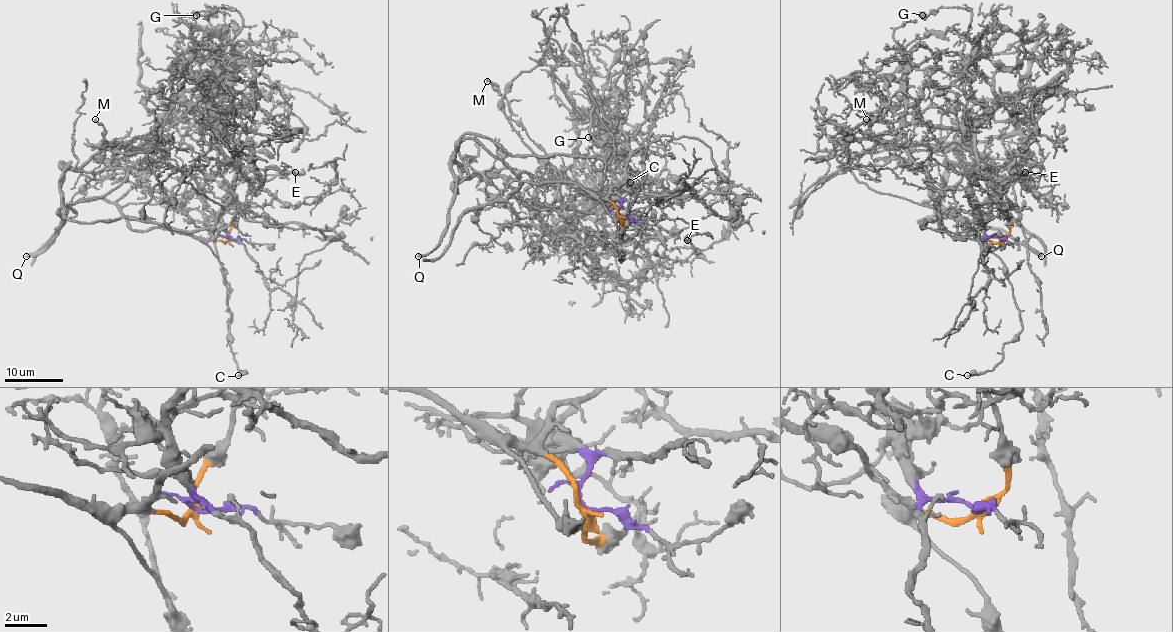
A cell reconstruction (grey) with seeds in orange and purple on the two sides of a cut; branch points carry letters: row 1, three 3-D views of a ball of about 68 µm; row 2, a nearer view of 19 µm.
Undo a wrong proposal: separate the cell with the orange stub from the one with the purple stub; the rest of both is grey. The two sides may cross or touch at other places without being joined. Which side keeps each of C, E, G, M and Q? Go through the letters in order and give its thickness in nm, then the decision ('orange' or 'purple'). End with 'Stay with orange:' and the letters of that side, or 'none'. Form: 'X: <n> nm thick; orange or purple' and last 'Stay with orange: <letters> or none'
C: 240 nm thick; orange
E: 120 nm thick; purple
G: 190 nm thick; purple
M: 180 nm thick; purple
Q: 380 nm thick; purple
Stay with orange: C

